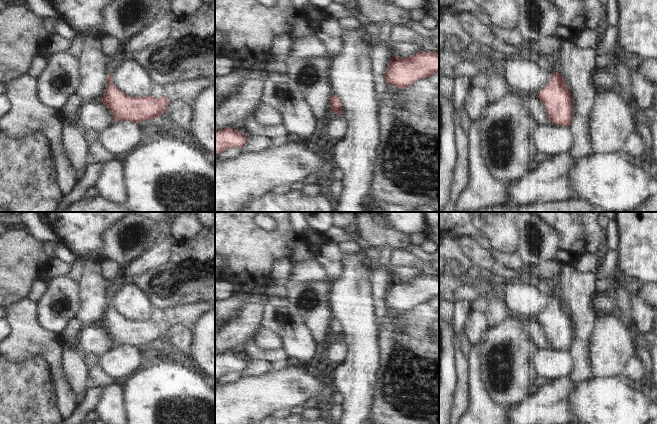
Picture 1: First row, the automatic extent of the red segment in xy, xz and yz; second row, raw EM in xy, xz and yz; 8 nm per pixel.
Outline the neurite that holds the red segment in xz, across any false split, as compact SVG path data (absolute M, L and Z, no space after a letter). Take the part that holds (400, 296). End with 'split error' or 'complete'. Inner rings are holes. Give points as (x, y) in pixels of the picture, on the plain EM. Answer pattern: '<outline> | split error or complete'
M418 276L406 282L392 280L384 299L387 309L404 313L439 296L439 276Z | complete

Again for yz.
M556 280L545 285L552 292L553 297L546 311L537 320L545 331L548 345L557 350L569 351L573 342L571 316L562 302Z | split error

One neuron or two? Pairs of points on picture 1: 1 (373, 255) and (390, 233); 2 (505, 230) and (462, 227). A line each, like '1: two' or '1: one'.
1: two
2: one

